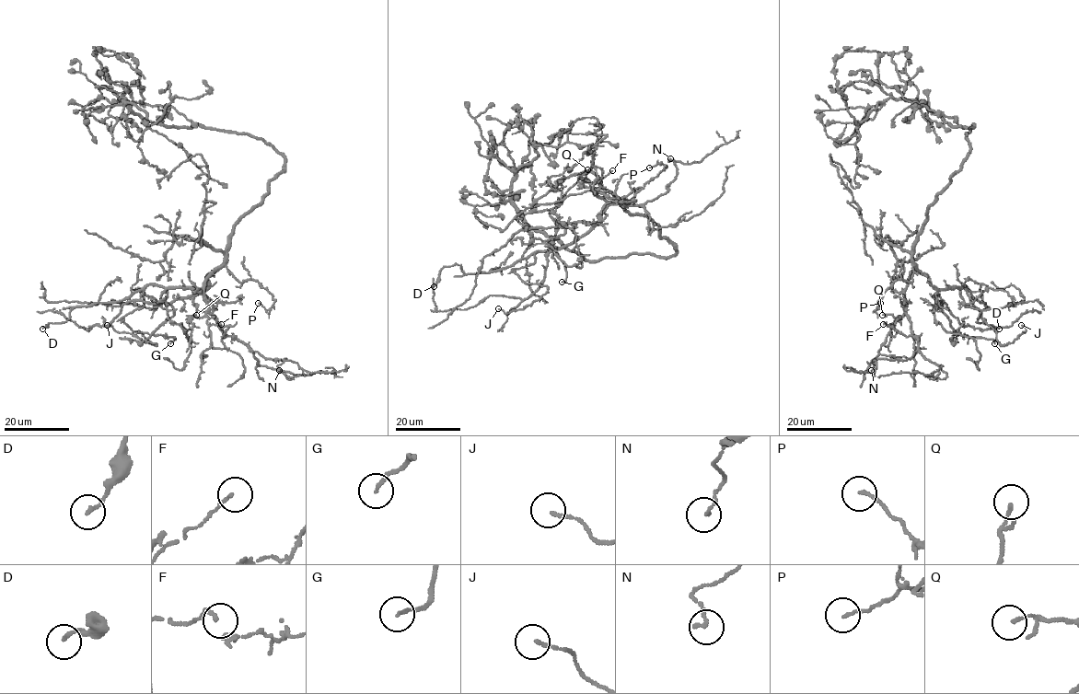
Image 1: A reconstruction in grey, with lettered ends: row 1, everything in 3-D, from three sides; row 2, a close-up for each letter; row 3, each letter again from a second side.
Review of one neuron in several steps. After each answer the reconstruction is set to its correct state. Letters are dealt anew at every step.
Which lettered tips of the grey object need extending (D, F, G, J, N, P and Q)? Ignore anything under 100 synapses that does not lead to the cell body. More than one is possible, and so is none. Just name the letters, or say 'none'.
none

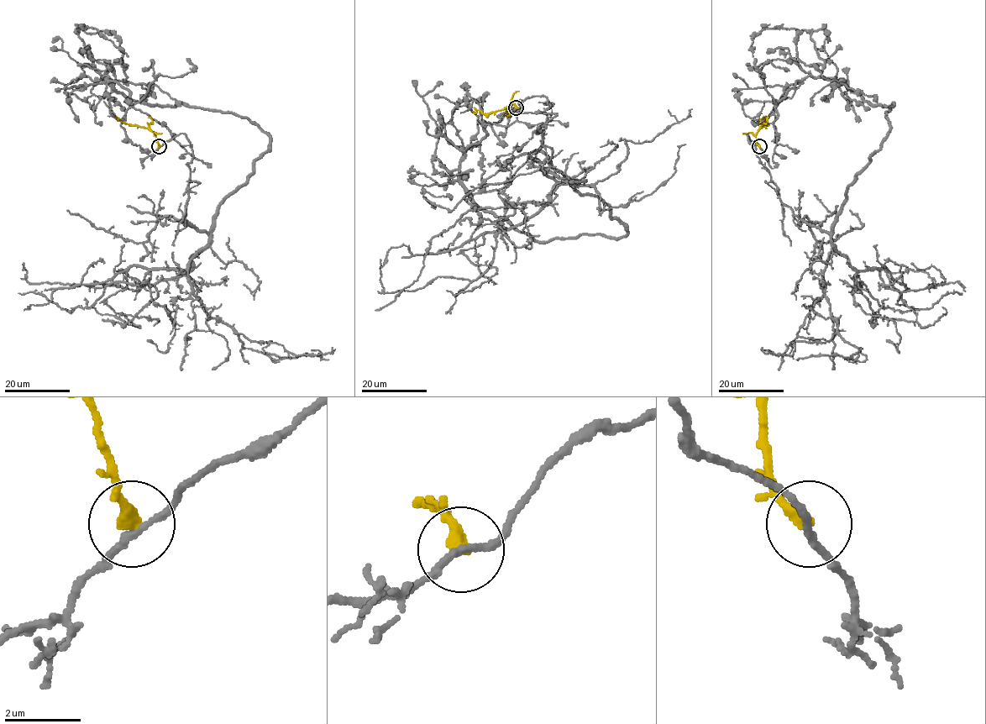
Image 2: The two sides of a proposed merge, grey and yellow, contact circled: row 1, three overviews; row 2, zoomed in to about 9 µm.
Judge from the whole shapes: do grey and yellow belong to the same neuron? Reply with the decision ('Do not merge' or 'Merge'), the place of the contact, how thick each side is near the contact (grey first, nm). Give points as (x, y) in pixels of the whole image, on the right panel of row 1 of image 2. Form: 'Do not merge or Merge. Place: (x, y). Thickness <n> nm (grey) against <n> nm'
Do not merge. Place: (759, 146). Thickness 180 nm (grey) against 360 nm

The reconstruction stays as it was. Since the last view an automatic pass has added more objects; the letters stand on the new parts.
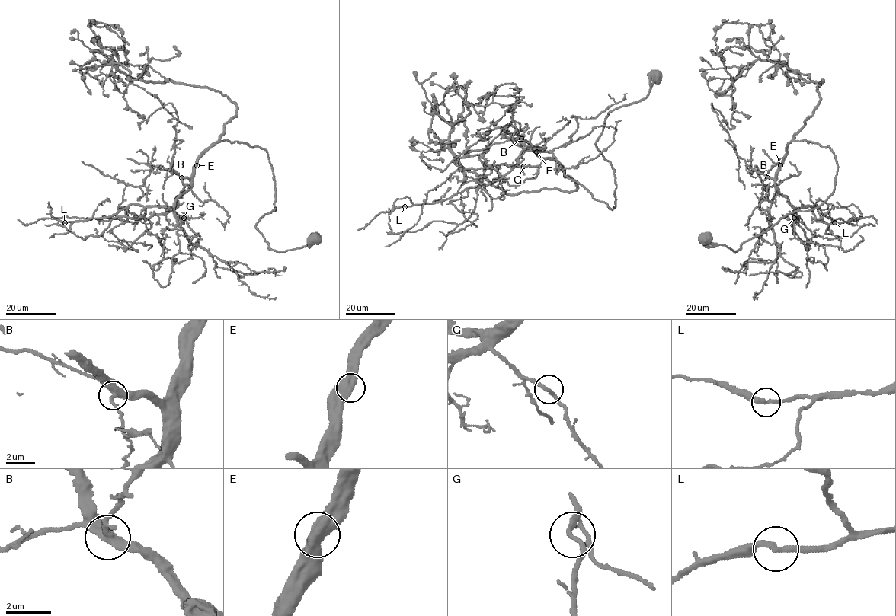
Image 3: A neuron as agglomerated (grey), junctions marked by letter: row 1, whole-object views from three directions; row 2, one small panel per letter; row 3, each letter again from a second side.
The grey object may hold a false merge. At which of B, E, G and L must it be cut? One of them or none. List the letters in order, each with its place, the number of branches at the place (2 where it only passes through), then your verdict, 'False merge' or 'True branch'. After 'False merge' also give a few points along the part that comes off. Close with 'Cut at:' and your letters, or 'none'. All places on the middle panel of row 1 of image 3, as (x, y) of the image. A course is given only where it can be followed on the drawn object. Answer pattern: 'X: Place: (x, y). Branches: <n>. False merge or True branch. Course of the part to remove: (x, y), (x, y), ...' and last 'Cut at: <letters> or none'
B: Place: (521, 138). Branches: 3. True branch
E: Place: (536, 151). Branches: 2. True branch
G: Place: (523, 166). Branches: 2. True branch
L: Place: (404, 206). Branches: 2. True branch
Cut at: none

